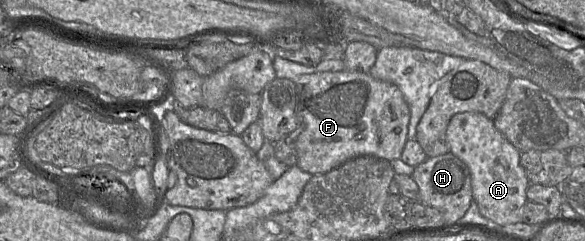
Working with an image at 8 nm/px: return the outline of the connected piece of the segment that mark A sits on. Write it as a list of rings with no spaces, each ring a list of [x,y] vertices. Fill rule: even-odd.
[[[476,112],[457,113],[450,119],[447,127],[449,150],[469,168],[473,200],[480,213],[497,225],[508,225],[522,221],[522,207],[528,201],[526,192],[530,180],[520,163],[521,152],[497,130],[493,119]]]

